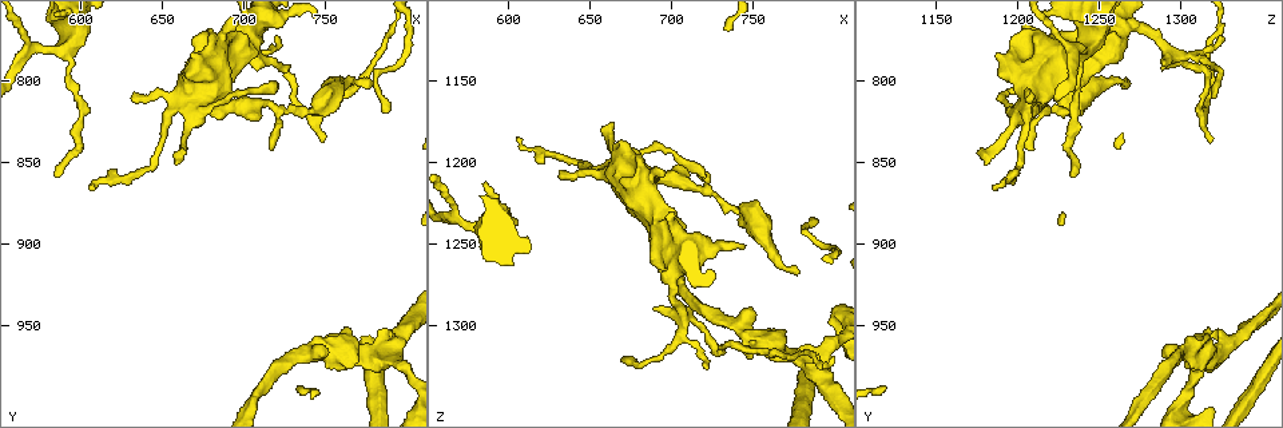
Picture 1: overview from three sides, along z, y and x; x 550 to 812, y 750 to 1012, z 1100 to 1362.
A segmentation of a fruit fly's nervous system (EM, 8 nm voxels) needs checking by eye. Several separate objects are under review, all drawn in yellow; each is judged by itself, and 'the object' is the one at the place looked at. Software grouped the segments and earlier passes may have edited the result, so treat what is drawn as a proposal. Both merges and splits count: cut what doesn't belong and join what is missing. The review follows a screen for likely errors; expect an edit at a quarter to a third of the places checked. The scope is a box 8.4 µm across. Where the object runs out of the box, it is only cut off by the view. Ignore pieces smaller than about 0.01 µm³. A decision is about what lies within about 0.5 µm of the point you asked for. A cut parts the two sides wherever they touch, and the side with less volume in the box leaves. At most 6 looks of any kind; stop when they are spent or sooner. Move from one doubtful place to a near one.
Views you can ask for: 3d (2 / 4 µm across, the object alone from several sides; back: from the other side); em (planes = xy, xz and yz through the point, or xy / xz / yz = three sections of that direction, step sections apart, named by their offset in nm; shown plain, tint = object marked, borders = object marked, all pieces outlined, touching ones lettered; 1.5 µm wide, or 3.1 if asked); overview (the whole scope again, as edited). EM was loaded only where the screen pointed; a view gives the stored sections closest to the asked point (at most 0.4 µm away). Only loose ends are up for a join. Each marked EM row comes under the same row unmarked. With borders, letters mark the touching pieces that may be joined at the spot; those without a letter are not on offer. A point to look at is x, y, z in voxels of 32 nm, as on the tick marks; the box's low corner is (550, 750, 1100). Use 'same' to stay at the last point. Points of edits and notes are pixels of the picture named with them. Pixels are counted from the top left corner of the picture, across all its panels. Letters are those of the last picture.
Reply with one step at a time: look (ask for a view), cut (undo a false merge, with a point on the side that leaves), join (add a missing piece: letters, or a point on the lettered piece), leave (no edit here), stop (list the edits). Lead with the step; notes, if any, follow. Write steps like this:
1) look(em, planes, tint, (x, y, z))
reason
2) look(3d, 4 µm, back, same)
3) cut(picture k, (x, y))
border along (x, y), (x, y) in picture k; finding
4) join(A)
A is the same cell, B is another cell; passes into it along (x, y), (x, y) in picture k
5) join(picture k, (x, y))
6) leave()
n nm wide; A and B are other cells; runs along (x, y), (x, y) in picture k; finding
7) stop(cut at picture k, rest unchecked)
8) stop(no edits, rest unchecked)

look(em, planes, tint, (684, 772, 1210))
sudden change in width

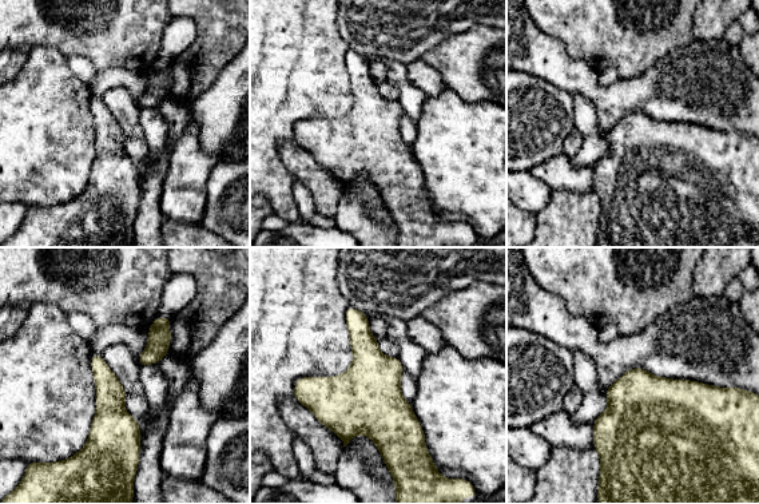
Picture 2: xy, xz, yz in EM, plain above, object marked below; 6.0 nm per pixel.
look(em, planes, borders, same)

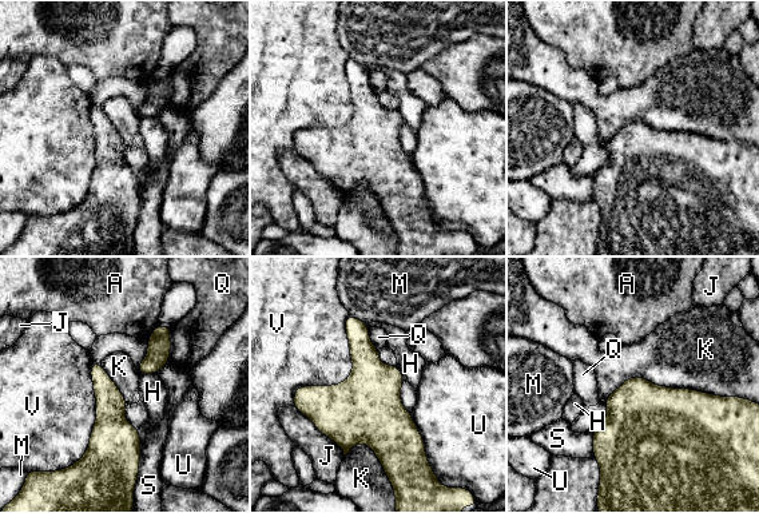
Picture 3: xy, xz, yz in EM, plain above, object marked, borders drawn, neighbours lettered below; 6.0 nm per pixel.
leave()
A, H, J, K, M, Q, S, U and V are other cells; border along (735, 397), (630, 377), (603, 402) in picture 3; one neuron here

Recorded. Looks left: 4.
look(em, yz, step 4, tint, (740, 818, 1230))
thick turns thin

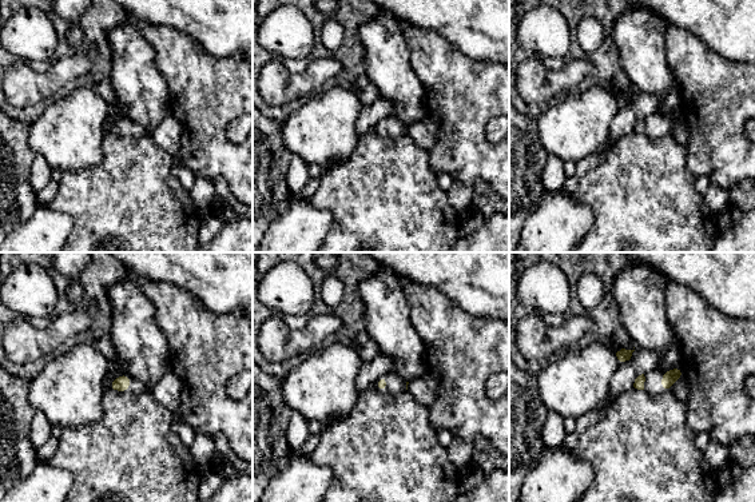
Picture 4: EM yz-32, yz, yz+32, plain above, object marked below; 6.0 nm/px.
look(em, planes, tint, same)
another direction

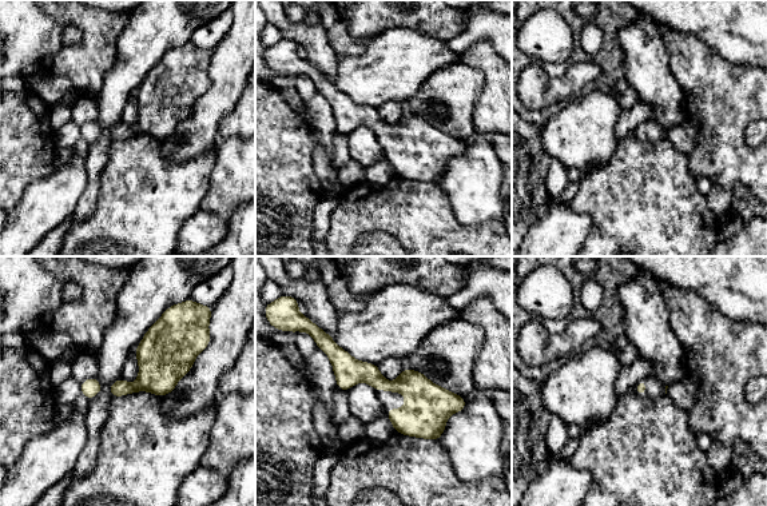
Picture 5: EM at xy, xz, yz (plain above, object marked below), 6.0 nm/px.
look(em, planes, borders, same)
what lies round it

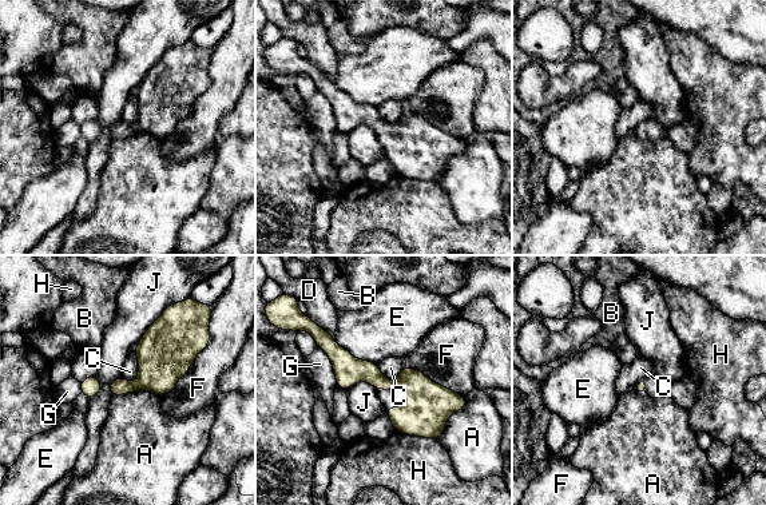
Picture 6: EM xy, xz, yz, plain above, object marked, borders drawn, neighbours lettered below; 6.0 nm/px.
leave()
A, B, C, D, E, F, G, H and J are other cells; runs along (318, 338), (353, 370), (461, 404) in picture 6; one neuron here

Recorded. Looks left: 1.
look(em, xy, step 8, borders, (586, 860, 1234))
free end

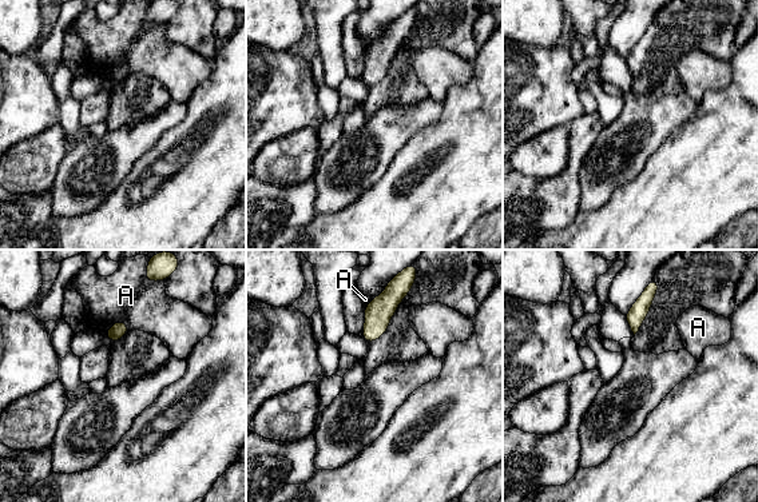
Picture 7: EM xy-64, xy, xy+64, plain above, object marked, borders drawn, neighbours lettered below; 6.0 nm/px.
leave()
A touches over 160 nm; A is another cell; border along (147, 262), (146, 278), (163, 281) in picture 7; none of them fits

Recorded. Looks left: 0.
stop(no edits, rest unchecked)

